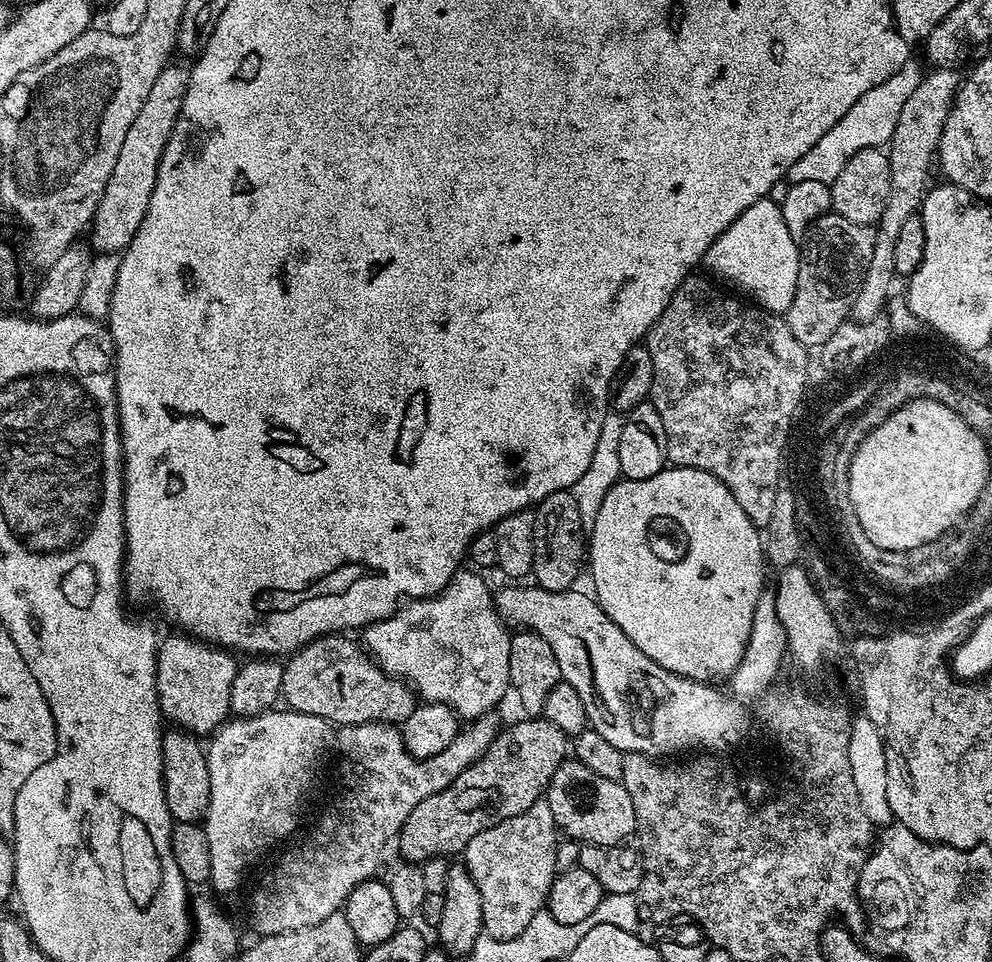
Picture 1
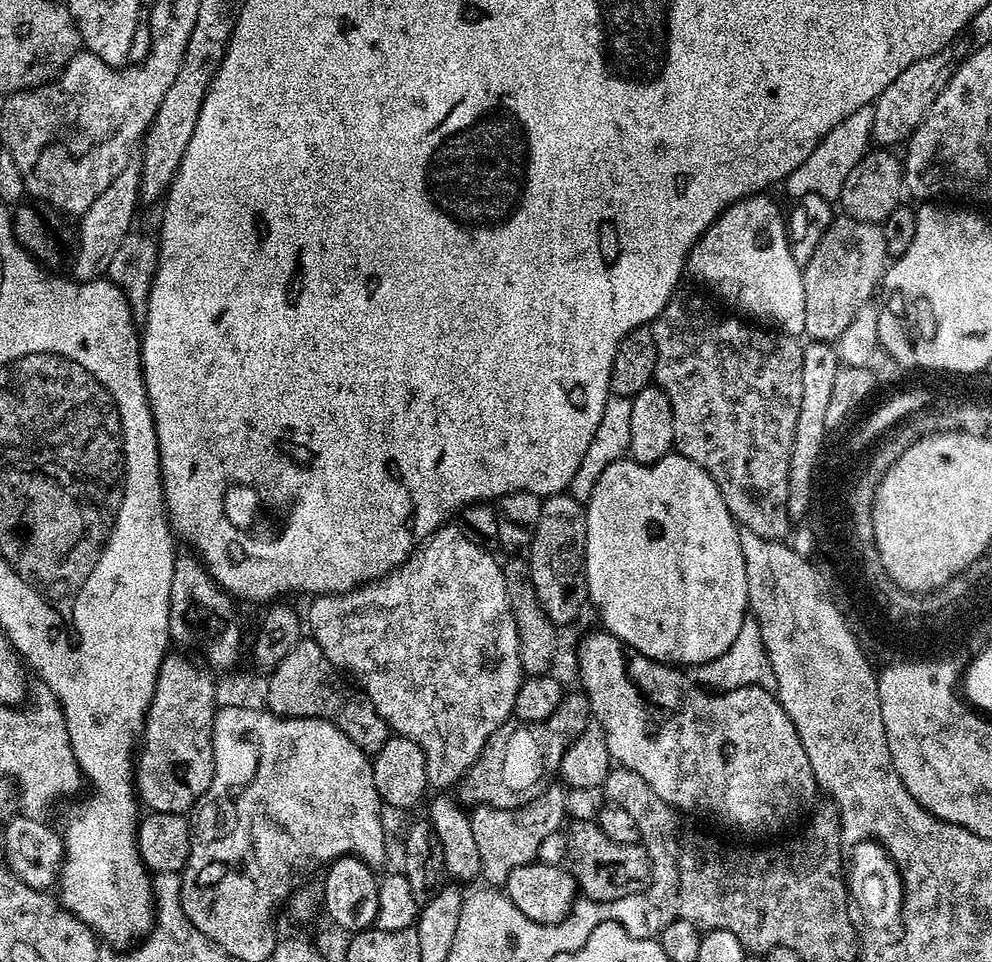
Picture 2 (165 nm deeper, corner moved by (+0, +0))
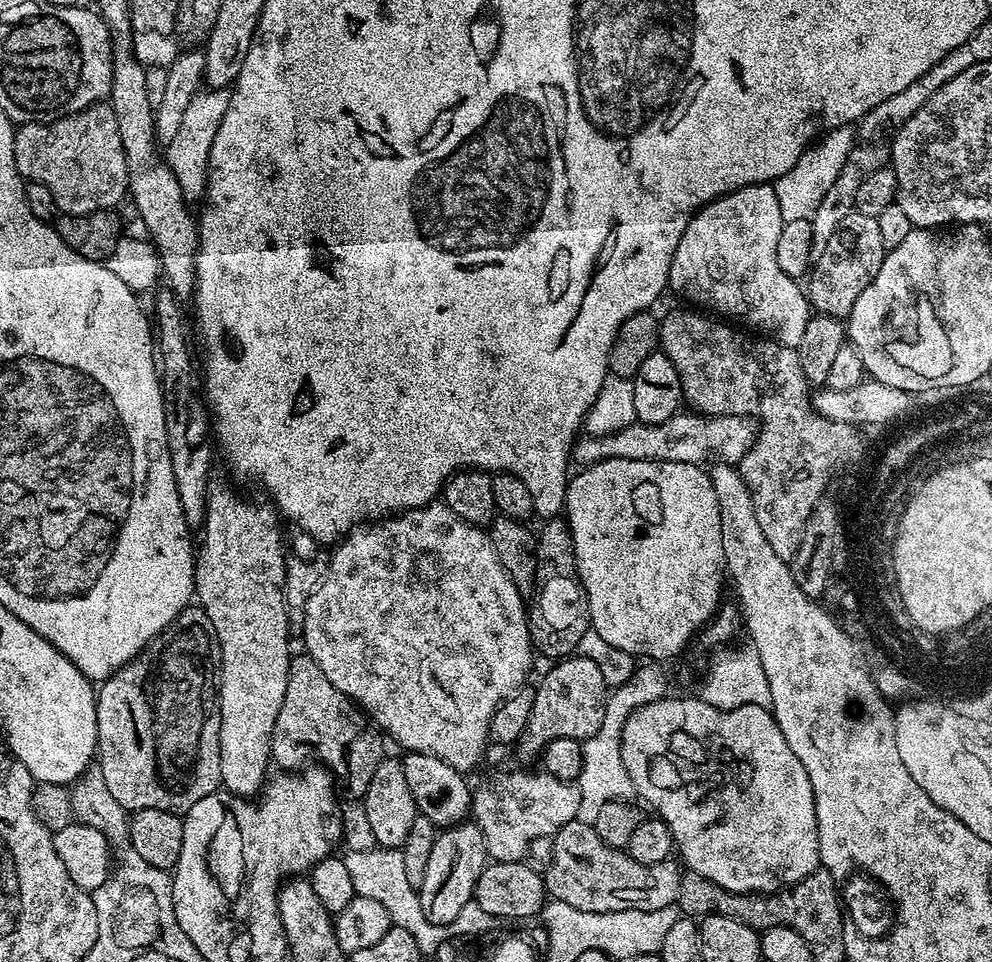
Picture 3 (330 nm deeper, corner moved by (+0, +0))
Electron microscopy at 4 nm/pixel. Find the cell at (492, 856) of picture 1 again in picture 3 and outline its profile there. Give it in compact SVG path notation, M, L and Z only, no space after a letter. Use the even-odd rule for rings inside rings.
M516 768L513 772L496 772L489 780L475 785L470 816L486 838L489 857L493 861L514 862L527 857L534 838L553 837L566 822L576 819L578 804L576 782L559 780L543 770L527 772Z

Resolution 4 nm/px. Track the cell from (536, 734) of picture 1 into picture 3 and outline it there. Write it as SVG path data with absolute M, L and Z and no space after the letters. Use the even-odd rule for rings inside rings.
M573 654L555 661L556 664L544 677L534 694L534 710L530 710L530 722L526 722L526 730L520 735L519 740L514 745L514 751L524 760L532 760L543 753L544 748L554 738L574 738L578 741L586 741L591 735L598 732L602 724L604 704L610 693L610 685L604 681L604 672L600 669L600 664L596 660L591 660L588 656Z

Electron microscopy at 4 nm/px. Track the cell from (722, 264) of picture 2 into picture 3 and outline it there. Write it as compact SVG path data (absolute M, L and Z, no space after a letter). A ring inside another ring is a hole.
M771 183L751 184L736 192L719 196L714 202L700 209L686 226L686 234L682 234L678 250L674 250L674 262L670 262L668 288L688 300L693 300L696 303L693 305L703 306L705 309L713 308L708 310L721 317L741 316L746 323L756 324L757 333L770 334L771 339L777 340L779 344L796 349L806 331L810 305L805 289L797 280L778 270L776 255L778 237L782 235L783 225L782 210L778 210L778 194Z

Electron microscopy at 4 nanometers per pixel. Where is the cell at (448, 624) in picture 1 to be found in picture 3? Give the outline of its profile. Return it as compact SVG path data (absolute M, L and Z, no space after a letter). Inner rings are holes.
M442 502L423 504L421 508L410 508L406 512L389 515L375 522L369 522L343 537L342 542L335 545L336 553L328 564L328 572L323 573L316 589L310 594L310 602L306 602L306 618L302 639L307 655L326 674L328 681L342 694L346 694L357 705L369 721L389 741L397 740L404 747L405 753L421 752L434 754L434 758L442 758L454 770L468 774L490 748L488 727L494 710L506 697L512 696L519 688L525 687L528 671L532 668L532 636L528 632L528 613L525 597L520 595L518 586L506 574L502 562L498 562L498 554L490 542L487 531L483 527L466 522L454 514Z

